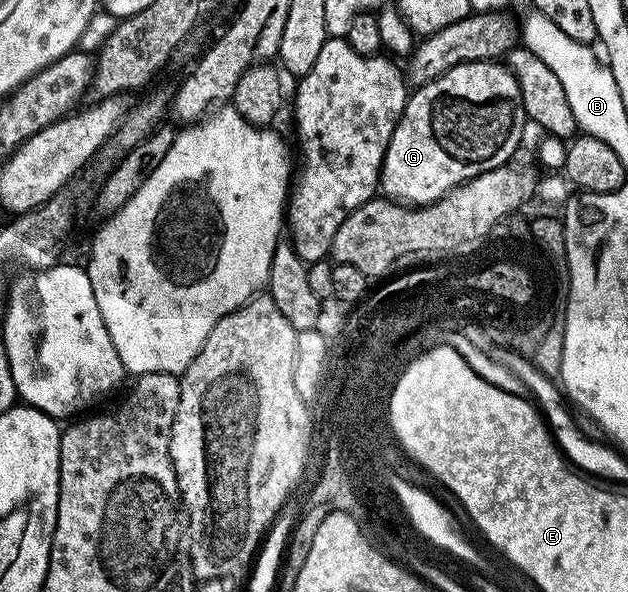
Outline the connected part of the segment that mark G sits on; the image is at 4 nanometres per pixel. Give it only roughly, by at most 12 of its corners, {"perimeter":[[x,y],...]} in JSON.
{"perimeter":[[503,62],[460,63],[404,106],[383,198],[423,205],[520,147]]}

